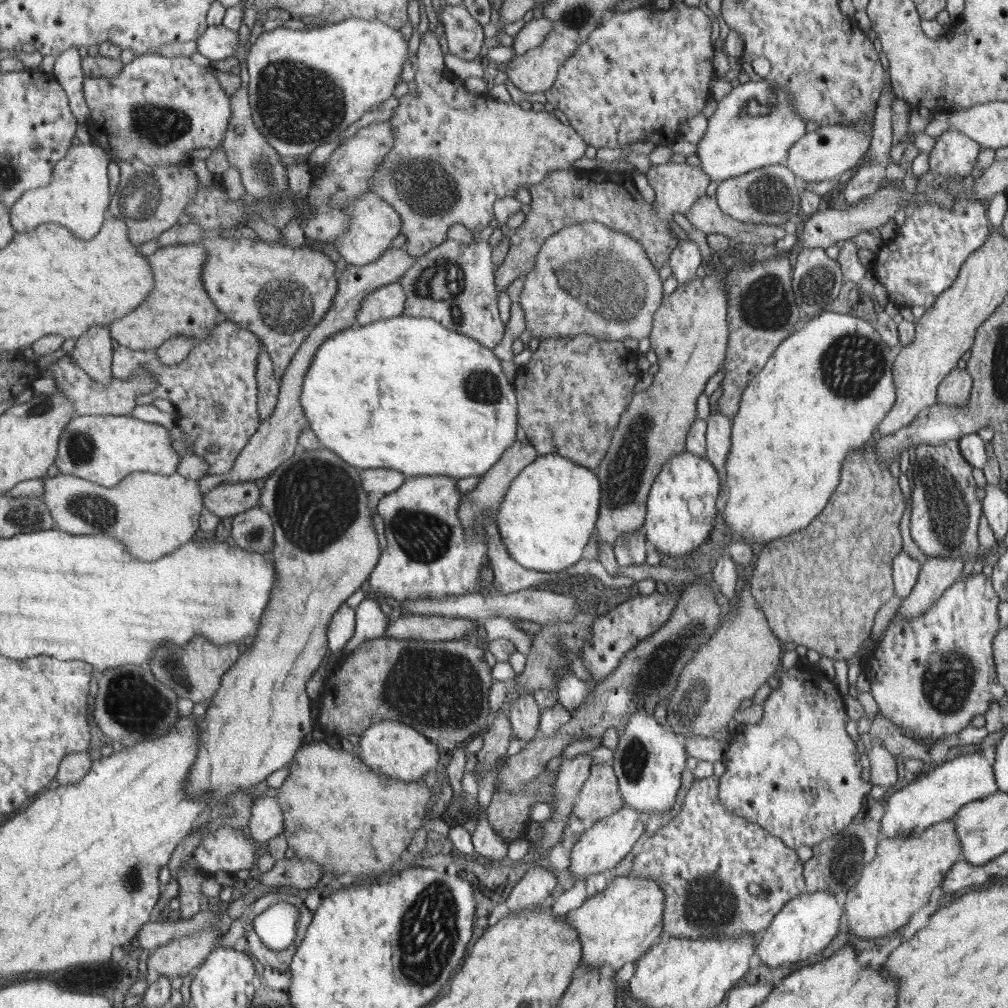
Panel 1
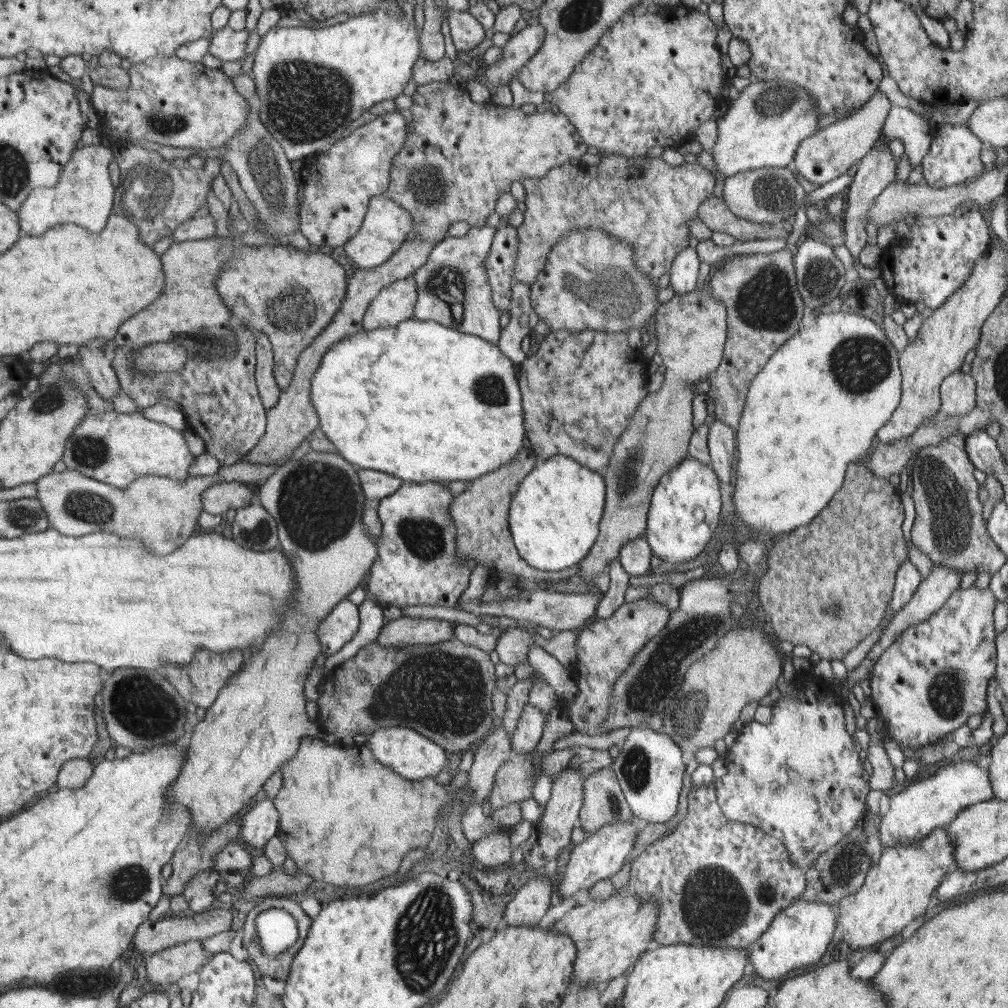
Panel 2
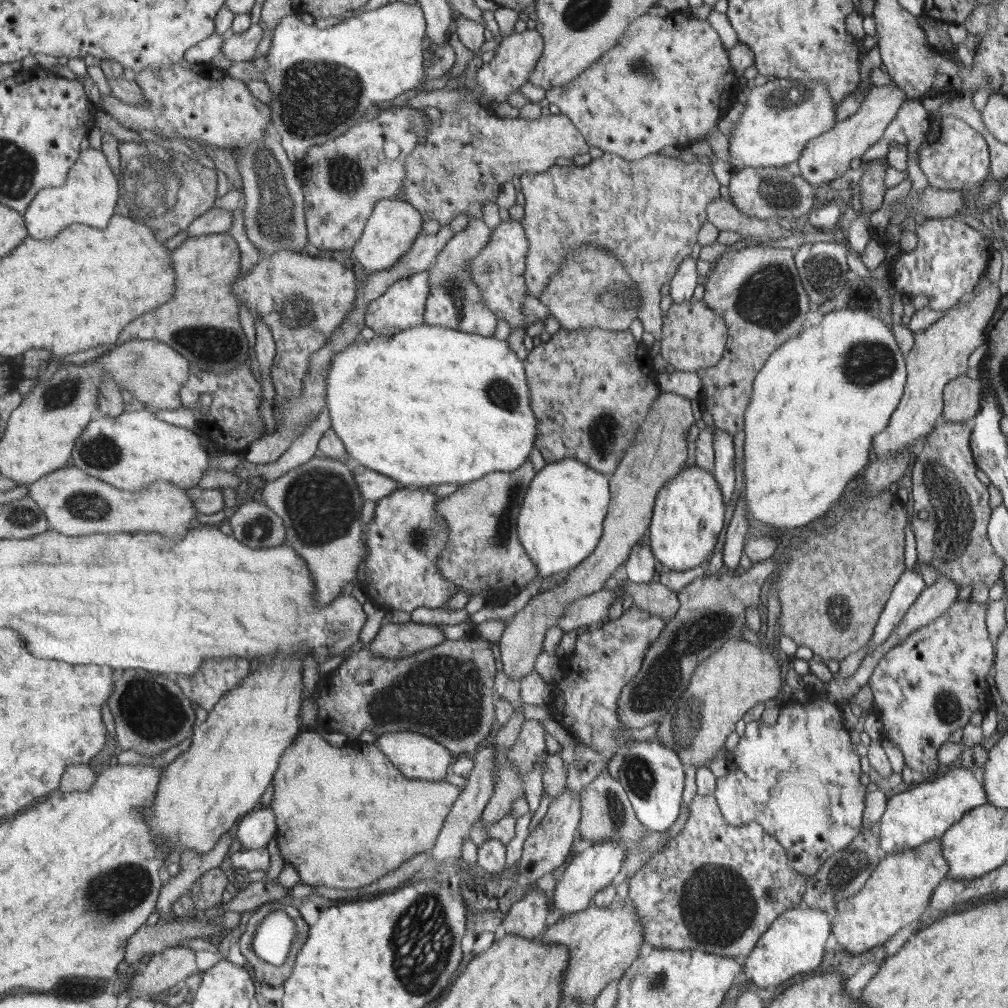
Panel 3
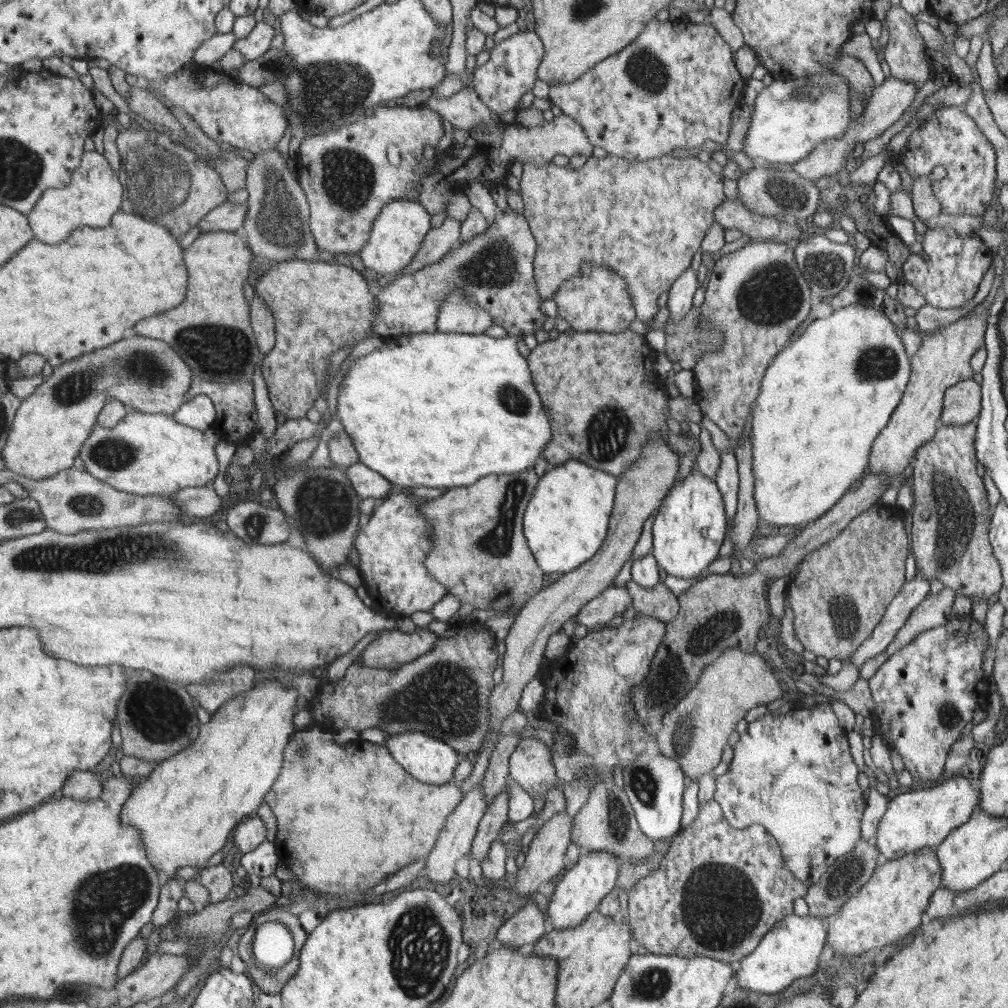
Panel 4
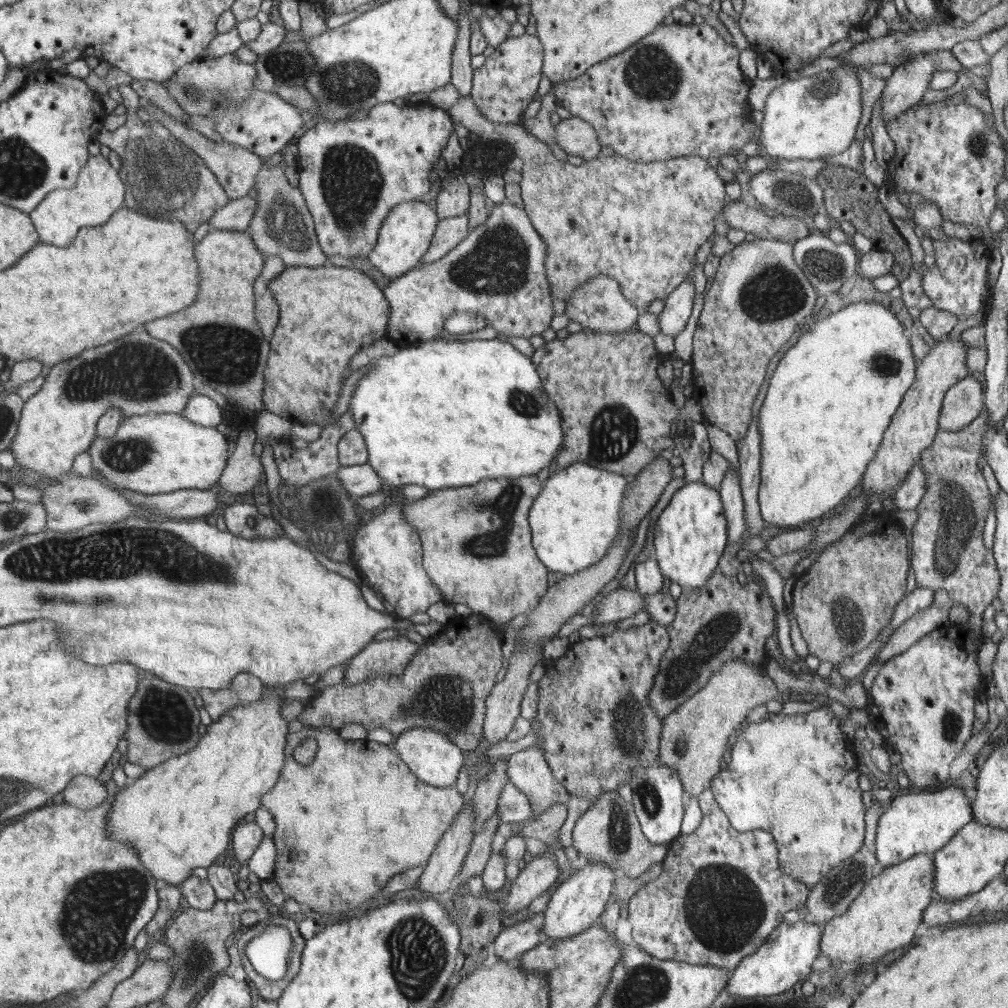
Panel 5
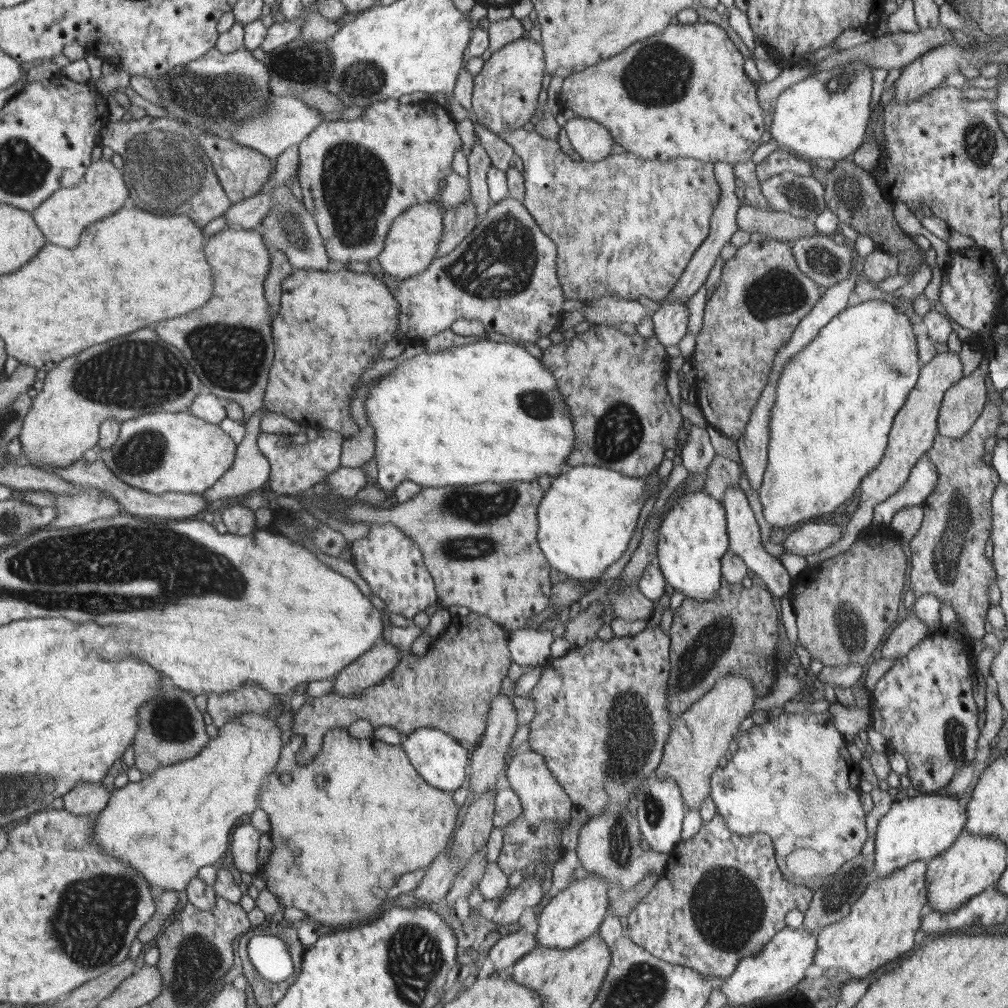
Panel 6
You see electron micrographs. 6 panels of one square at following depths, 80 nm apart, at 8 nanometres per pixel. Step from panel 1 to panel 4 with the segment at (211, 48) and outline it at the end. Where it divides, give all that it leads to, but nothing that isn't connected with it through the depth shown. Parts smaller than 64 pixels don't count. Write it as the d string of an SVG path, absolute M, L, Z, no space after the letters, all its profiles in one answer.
M268 19L256 23L246 38L238 38L232 49L240 51L248 61L260 58L276 40L276 29Z

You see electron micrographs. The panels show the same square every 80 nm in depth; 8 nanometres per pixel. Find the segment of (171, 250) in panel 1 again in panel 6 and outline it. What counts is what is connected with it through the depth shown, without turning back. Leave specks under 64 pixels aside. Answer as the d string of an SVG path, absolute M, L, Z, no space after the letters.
M242 228L222 229L210 238L204 251L215 276L213 296L196 312L190 312L184 318L166 320L166 324L158 324L158 328L162 328L162 334L159 335L181 349L186 360L193 365L194 372L201 378L202 384L210 388L212 394L223 401L234 400L240 404L245 414L241 423L246 426L247 420L257 410L264 408L265 390L269 383L268 372L271 371L272 360L274 360L272 330L268 324L271 308L265 292L265 283L271 270L272 252L266 248L260 229Z

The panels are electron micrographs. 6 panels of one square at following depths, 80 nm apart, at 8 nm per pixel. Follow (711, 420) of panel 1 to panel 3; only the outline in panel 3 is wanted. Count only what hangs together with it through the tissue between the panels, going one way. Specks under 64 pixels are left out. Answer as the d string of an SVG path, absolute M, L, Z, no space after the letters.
M717 427L712 431L712 434L714 434L713 445L715 452L712 473L721 488L725 504L730 504L730 498L732 498L734 488L736 488L736 472L734 471L734 464L736 464L734 452L736 450L734 449L734 443L732 443L733 435Z

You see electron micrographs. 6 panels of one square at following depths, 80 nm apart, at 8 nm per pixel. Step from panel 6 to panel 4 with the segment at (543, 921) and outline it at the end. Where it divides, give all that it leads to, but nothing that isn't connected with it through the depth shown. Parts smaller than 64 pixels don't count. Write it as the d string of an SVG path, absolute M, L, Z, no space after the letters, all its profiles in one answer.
M603 850L582 851L574 867L566 872L554 888L546 912L547 922L552 920L552 926L556 930L572 928L585 922L590 914L598 910L601 900L617 885L616 876L619 876L618 863L620 863L616 862L618 858L619 856Z

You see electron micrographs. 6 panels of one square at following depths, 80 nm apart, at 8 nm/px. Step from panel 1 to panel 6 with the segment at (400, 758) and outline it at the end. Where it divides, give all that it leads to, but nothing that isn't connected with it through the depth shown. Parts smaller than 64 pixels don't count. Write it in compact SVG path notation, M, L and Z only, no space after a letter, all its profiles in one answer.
M419 728L412 734L404 736L400 744L407 752L412 764L423 776L423 779L434 788L446 792L458 790L466 780L466 766L468 766L468 750L456 742L449 733L434 728Z

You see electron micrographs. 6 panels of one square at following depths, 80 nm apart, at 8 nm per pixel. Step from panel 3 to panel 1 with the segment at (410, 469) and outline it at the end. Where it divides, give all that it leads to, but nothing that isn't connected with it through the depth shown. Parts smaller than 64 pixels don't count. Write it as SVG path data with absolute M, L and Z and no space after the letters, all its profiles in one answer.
M395 316L386 320L377 320L366 326L354 326L337 332L326 339L314 355L313 364L305 374L302 387L301 403L306 418L321 442L322 446L342 456L354 468L374 469L390 468L404 474L407 478L414 476L450 476L456 479L485 475L501 459L501 456L516 442L516 389L508 382L501 360L493 349L486 348L474 337L456 333L447 329L439 321L426 316Z

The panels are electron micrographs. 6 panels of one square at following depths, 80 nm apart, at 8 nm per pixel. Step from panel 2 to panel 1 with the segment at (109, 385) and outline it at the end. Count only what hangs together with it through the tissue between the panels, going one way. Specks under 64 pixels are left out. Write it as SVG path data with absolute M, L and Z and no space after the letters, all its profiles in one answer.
M97 324L77 339L71 354L78 366L102 385L114 382L111 369L115 343L108 328Z

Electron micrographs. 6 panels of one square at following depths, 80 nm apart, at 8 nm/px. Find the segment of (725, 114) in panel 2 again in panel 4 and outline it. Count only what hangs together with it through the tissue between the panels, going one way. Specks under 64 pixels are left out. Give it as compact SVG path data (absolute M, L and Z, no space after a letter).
M832 72L797 79L776 78L756 97L742 153L757 165L795 165L820 143L840 139L852 122L850 88L845 77Z

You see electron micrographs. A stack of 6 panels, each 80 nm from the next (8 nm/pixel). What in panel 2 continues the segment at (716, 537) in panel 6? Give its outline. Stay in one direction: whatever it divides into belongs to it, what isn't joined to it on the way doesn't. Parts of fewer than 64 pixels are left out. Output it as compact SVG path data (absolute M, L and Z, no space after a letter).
M694 458L685 459L674 468L671 468L655 486L649 511L647 514L646 538L651 552L661 558L664 566L673 567L682 562L694 560L710 542L714 530L720 522L720 508L722 498L720 497L719 477L711 469L710 465L702 464Z

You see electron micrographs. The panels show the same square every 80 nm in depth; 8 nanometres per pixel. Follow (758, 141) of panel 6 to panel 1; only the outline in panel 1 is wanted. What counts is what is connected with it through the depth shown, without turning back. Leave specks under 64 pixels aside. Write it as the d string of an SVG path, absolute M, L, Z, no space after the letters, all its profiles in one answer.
M675 1L669 10L657 12L651 12L641 7L630 11L612 12L607 18L603 19L601 26L589 36L589 39L582 43L582 46L578 47L577 51L561 66L553 87L546 90L544 94L548 103L554 106L554 109L563 112L568 117L571 127L576 128L582 138L596 149L604 147L609 149L630 148L638 142L651 142L656 146L671 144L675 141L676 137L680 136L678 133L680 124L702 113L708 96L712 96L710 82L712 82L716 73L714 65L712 65L714 49L710 38L712 38L712 25L709 16L699 7L688 6L684 1Z

